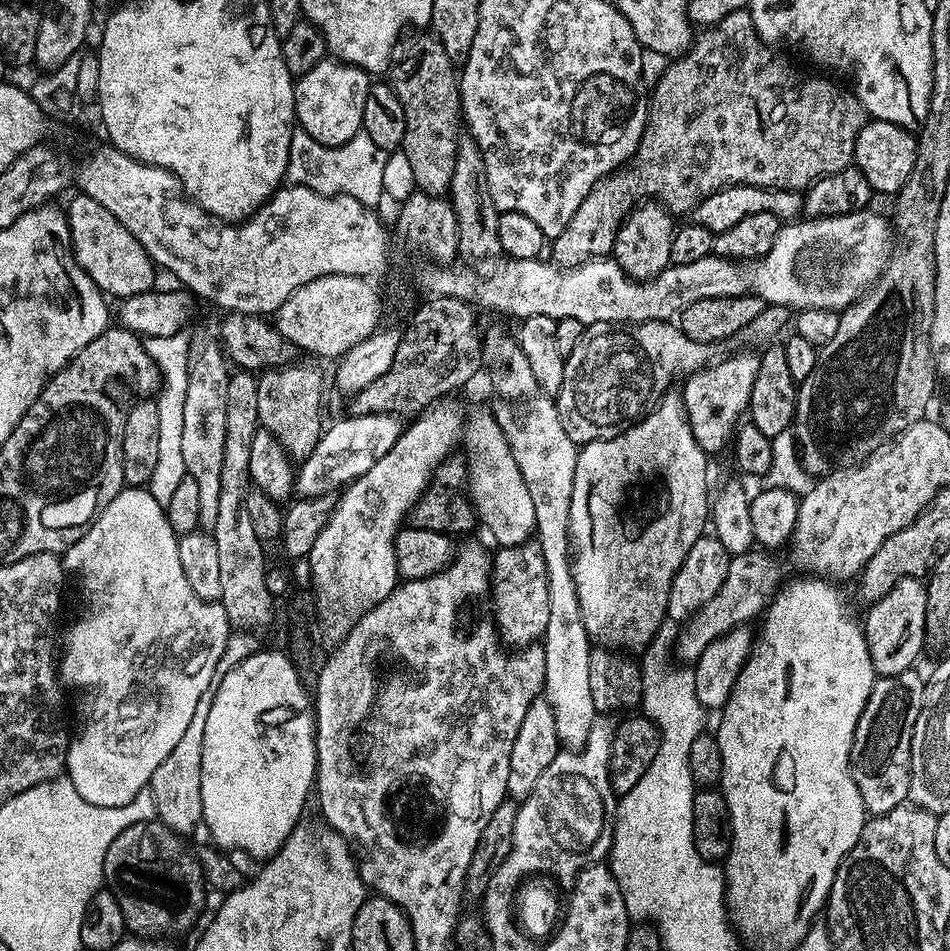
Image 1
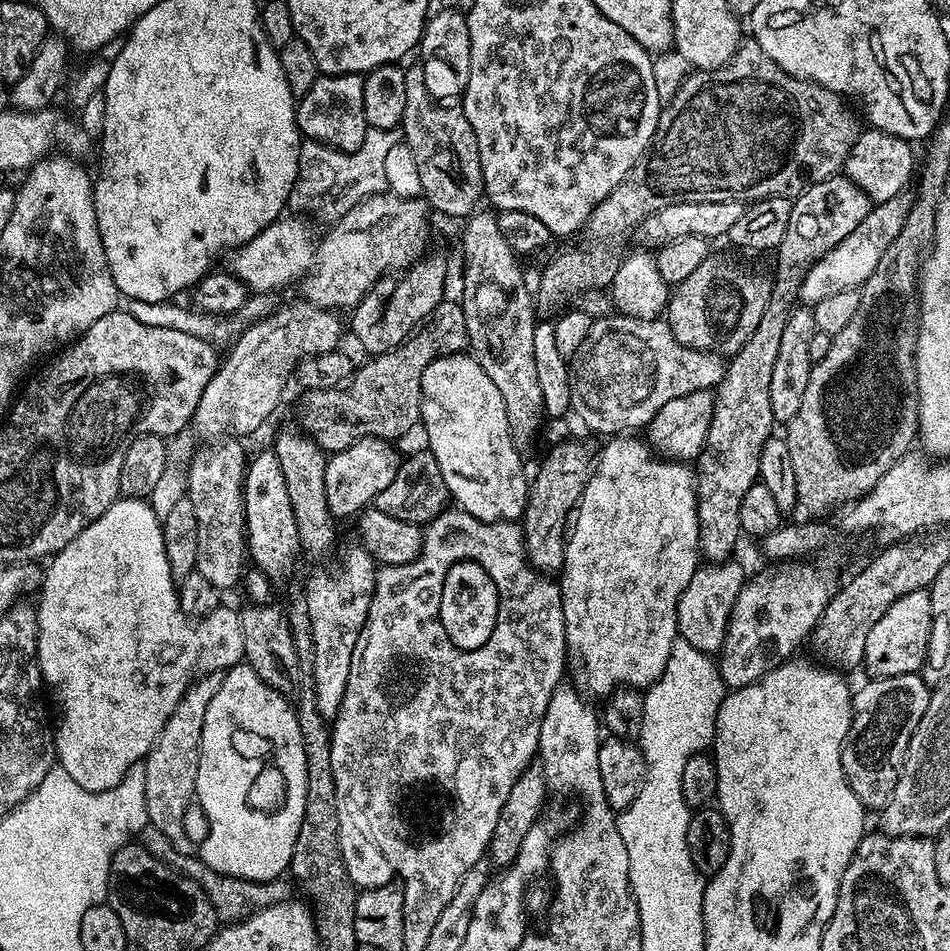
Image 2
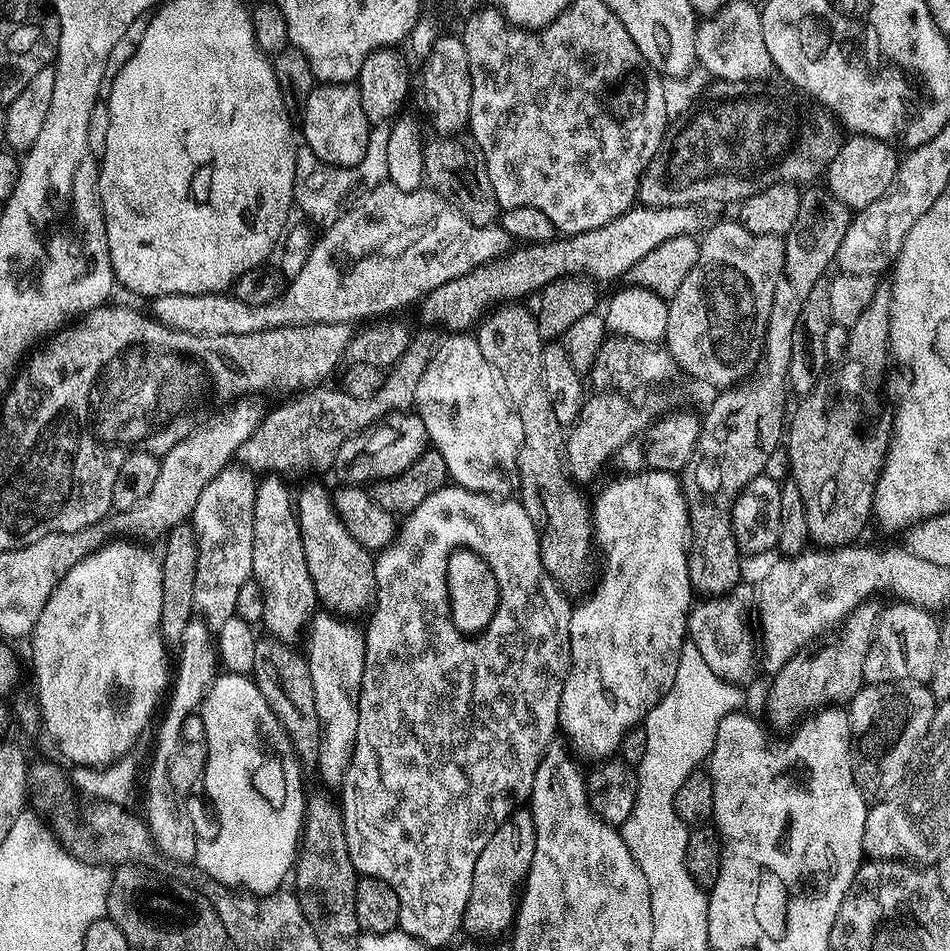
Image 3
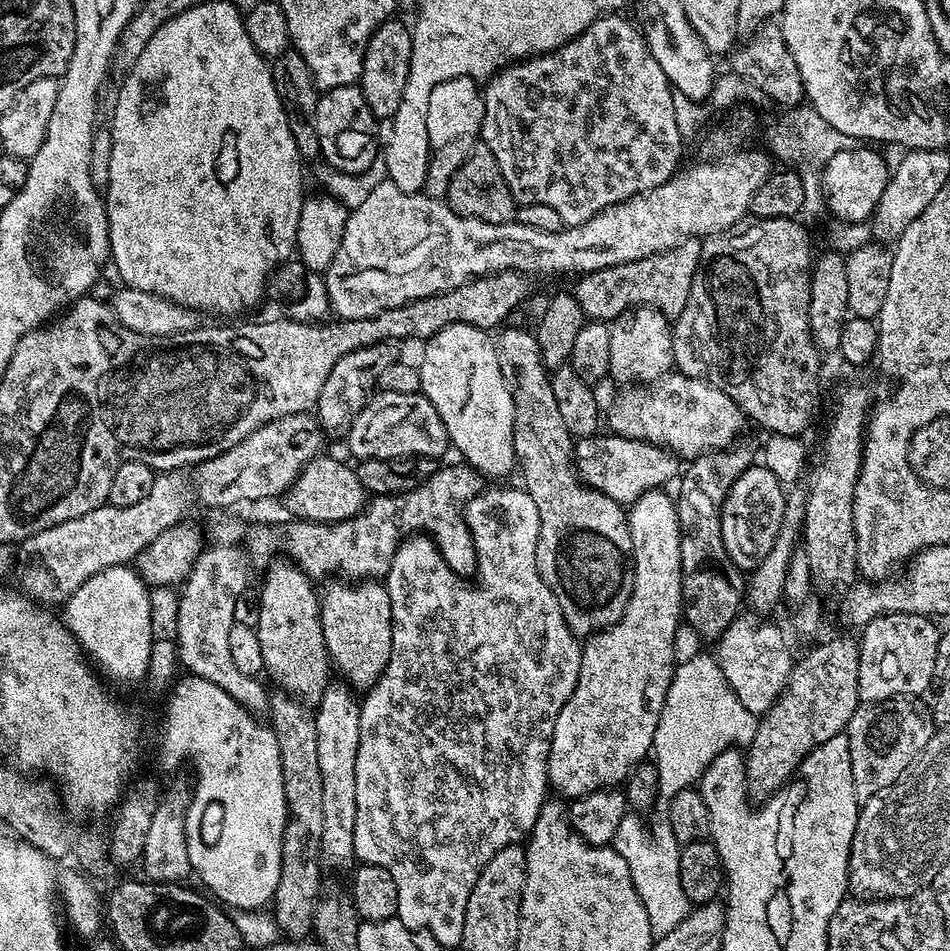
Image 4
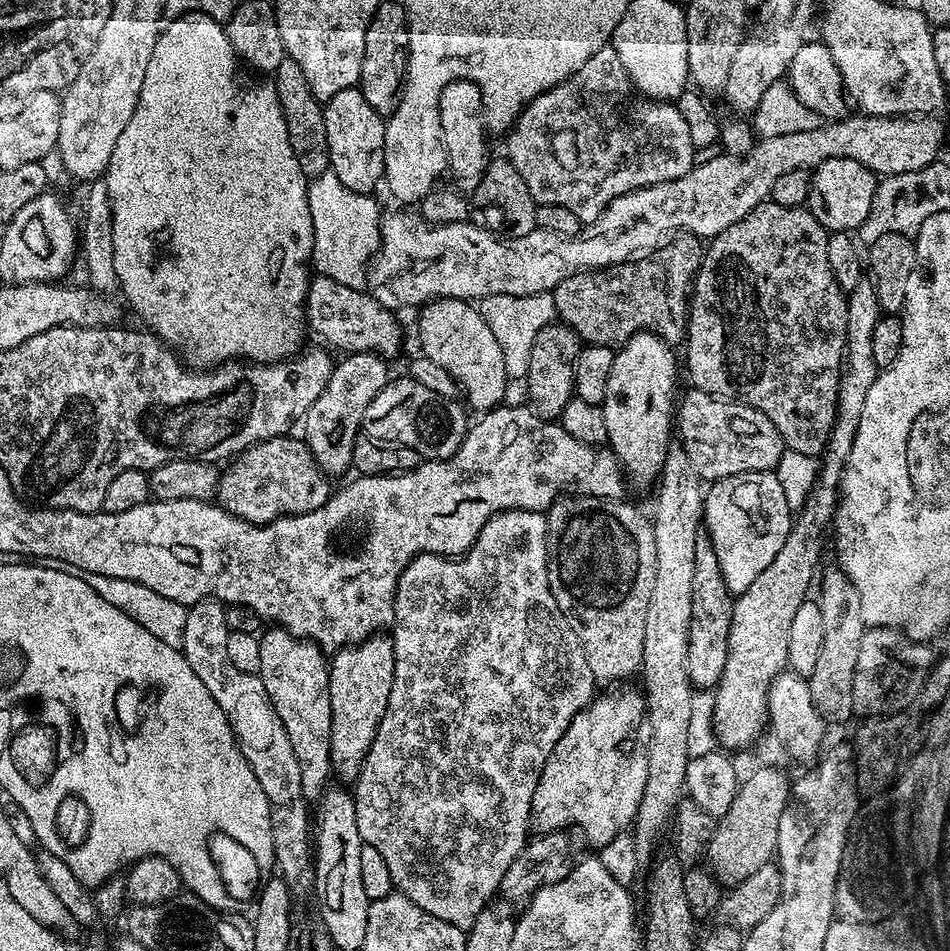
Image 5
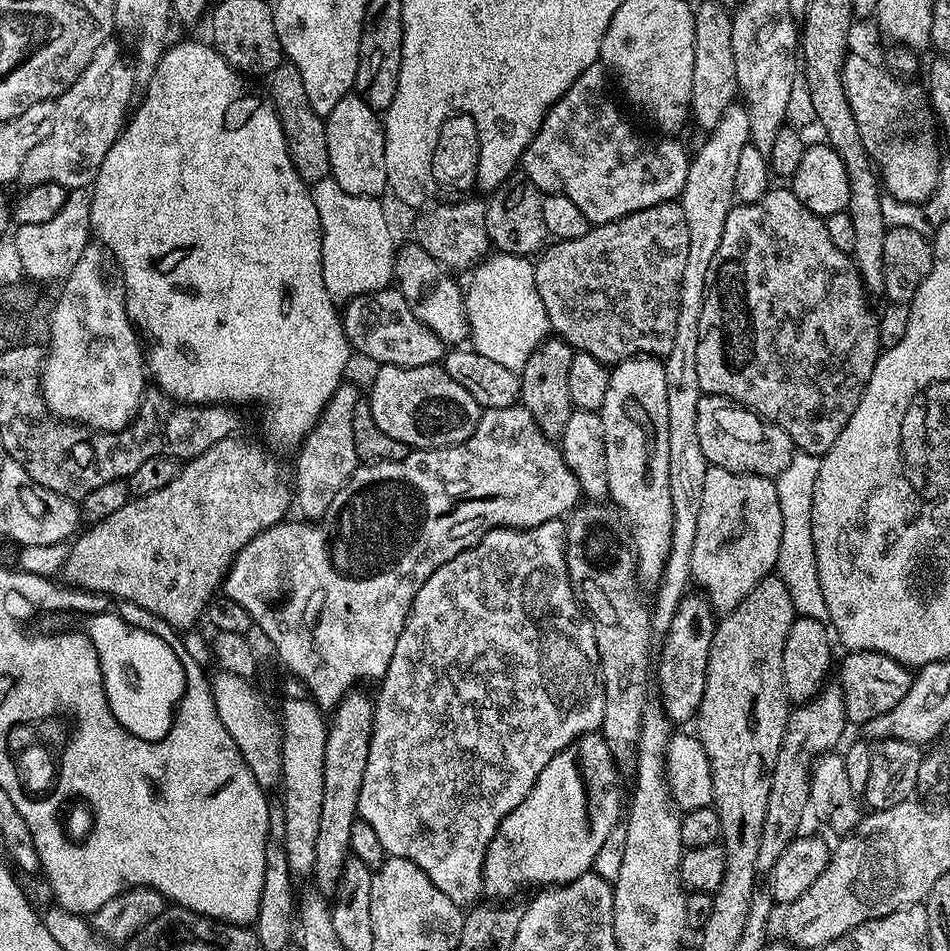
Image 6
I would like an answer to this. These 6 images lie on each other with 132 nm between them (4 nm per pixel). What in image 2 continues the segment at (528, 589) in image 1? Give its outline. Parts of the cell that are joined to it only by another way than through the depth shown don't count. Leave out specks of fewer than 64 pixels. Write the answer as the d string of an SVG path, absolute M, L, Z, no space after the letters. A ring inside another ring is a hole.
M572 440L564 445L556 444L541 462L536 477L531 477L528 504L524 507L522 517L524 548L528 552L529 564L541 573L556 574L564 567L566 521L573 515L588 477L592 474L592 464L587 456L587 450Z

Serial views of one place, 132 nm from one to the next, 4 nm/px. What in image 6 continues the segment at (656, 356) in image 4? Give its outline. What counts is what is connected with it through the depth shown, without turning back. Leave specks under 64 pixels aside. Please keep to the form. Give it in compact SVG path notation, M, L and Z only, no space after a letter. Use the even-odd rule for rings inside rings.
M633 356L611 369L606 402L600 407L606 438L608 496L628 522L641 585L655 586L670 552L674 524L670 502L670 422L666 406L666 370L659 359Z

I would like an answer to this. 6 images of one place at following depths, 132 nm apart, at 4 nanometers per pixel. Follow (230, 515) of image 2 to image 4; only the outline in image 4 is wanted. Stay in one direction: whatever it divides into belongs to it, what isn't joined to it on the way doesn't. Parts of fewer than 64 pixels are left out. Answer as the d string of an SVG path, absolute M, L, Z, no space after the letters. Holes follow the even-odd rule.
M216 520L212 524L212 544L205 543L194 562L192 572L184 581L180 592L180 605L176 608L176 644L180 647L179 663L185 673L214 682L226 690L234 702L253 714L268 711L269 689L264 689L257 677L242 674L230 658L230 630L236 623L234 598L250 587L246 552L236 543L243 541L246 528L236 520Z

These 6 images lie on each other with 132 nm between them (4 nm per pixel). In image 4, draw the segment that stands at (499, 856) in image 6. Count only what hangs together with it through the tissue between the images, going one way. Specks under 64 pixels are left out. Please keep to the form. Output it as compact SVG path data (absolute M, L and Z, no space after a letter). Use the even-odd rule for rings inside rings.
M657 490L642 494L642 498L638 498L627 509L636 577L632 583L630 602L620 621L603 632L593 632L583 641L578 686L574 686L574 694L570 694L566 706L562 706L554 722L548 755L548 783L553 793L561 792L556 793L561 797L575 798L599 788L623 785L633 768L652 751L658 718L664 709L664 699L676 672L678 655L676 656L676 648L672 643L676 640L676 631L680 624L682 628L684 610L680 527L673 497L666 493L667 491Z

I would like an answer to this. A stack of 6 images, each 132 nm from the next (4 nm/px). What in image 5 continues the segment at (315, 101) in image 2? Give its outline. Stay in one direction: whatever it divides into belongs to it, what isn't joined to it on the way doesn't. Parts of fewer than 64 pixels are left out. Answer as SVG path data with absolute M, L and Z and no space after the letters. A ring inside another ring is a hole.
M359 87L338 90L324 105L326 146L330 150L328 167L342 182L355 192L375 193L376 183L384 179L384 147L386 146L385 117L378 115L374 106L366 102Z

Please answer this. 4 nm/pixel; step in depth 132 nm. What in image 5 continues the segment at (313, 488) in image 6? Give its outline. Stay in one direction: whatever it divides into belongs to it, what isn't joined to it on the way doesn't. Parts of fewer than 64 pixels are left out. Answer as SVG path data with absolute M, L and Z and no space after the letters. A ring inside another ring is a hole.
M350 352L343 357L344 361L337 363L330 374L330 382L326 382L326 390L318 394L318 402L310 406L302 417L304 433L302 439L308 445L310 454L317 466L324 471L329 478L340 476L344 471L352 468L352 455L354 454L354 442L361 435L366 406L374 402L374 398L387 386L390 379L388 373L389 361L383 356L377 356L375 352Z

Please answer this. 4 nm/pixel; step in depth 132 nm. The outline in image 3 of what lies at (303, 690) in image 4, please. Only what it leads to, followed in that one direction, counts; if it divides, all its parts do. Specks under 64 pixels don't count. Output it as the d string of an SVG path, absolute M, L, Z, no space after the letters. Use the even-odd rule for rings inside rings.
M264 474L259 477L254 498L254 558L252 559L252 579L262 586L266 593L266 614L262 624L267 635L285 642L295 641L295 636L307 629L314 613L318 608L314 582L310 578L310 570L306 566L306 550L302 550L302 534L296 521L293 489L288 489L288 484L283 475Z

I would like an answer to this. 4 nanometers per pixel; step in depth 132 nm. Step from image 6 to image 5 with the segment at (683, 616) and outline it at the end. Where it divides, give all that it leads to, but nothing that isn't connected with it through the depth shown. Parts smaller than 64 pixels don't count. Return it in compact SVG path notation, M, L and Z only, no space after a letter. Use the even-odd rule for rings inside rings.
M704 534L697 535L694 542L694 575L690 583L690 630L686 650L688 681L693 689L712 690L720 681L726 664L734 594L726 586L722 570L718 566L718 556L714 554L712 543Z

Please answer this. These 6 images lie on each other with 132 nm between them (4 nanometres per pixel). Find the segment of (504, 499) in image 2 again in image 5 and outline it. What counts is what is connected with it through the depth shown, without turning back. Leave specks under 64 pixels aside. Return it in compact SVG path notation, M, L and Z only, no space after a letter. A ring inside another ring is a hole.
M437 297L426 302L419 312L419 351L422 355L430 358L431 362L438 362L456 380L469 409L491 410L497 407L503 401L500 399L510 385L510 379L502 349L479 309L469 301Z

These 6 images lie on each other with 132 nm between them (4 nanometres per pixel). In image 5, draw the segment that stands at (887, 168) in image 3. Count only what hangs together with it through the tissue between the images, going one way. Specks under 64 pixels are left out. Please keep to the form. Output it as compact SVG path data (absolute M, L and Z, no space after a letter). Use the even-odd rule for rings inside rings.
M826 158L826 162L811 169L806 207L825 233L851 233L866 222L877 181L876 173L862 166L862 162L854 162L854 158Z

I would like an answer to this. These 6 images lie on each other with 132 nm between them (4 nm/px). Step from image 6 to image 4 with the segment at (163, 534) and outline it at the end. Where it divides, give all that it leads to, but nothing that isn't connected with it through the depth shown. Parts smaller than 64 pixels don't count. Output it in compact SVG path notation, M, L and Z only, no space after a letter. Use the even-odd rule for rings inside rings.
M321 454L304 467L304 471L283 494L282 502L293 512L293 517L319 524L336 524L339 520L349 520L359 514L366 503L366 493L351 463L343 464L332 456Z

